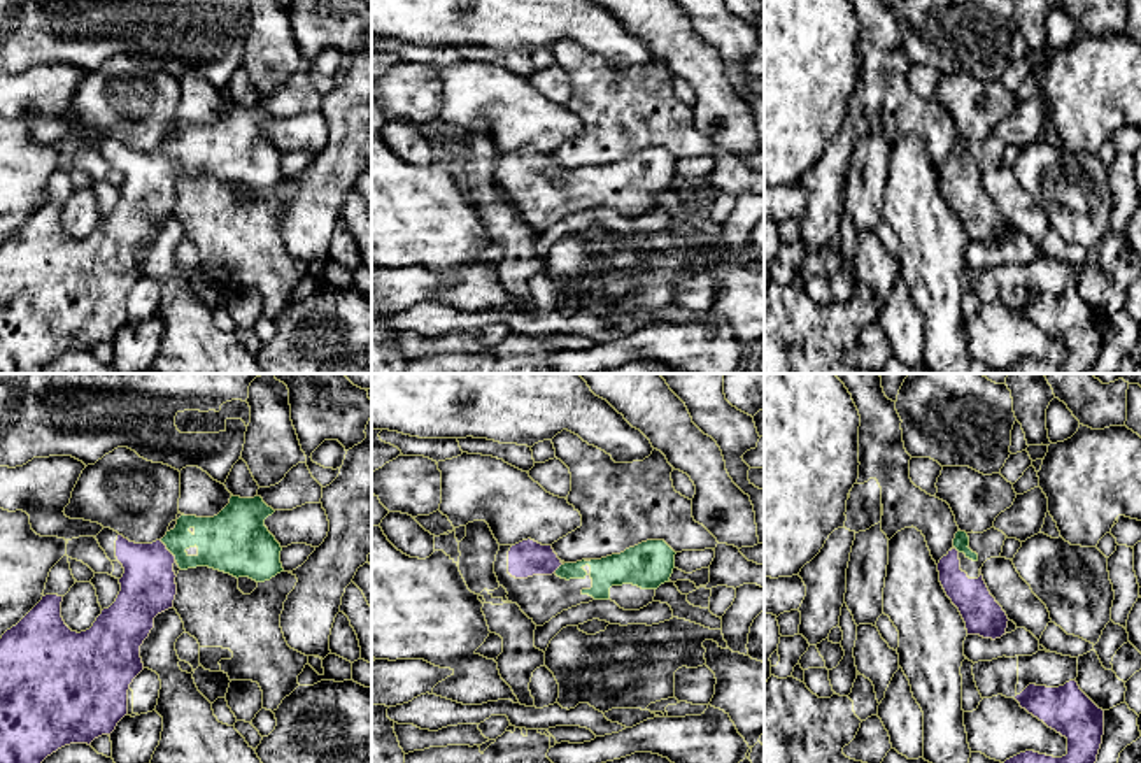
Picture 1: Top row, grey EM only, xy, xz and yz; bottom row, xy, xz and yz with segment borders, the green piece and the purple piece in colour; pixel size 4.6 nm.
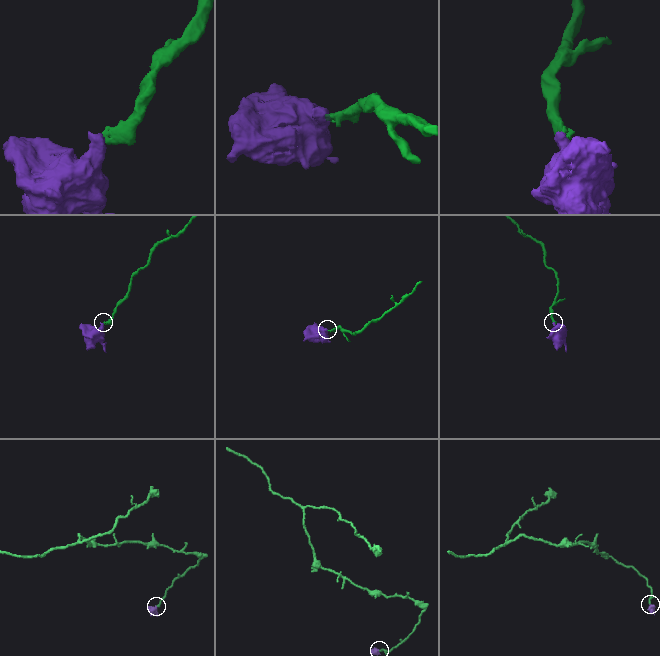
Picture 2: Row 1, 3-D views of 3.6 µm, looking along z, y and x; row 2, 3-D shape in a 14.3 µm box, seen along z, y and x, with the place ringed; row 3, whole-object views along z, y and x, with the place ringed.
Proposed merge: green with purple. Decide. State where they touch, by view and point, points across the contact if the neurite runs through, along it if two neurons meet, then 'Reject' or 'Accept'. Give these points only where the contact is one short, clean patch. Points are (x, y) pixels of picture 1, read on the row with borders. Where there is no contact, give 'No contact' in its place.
Touches green at xy (169, 549). Path across: xy (223, 544), (177, 541), (169, 549), (149, 569), (148, 586). Accept

